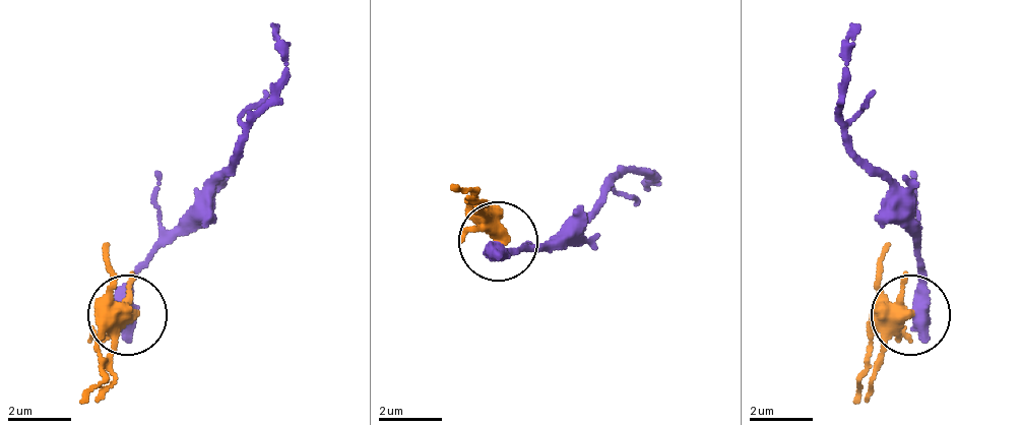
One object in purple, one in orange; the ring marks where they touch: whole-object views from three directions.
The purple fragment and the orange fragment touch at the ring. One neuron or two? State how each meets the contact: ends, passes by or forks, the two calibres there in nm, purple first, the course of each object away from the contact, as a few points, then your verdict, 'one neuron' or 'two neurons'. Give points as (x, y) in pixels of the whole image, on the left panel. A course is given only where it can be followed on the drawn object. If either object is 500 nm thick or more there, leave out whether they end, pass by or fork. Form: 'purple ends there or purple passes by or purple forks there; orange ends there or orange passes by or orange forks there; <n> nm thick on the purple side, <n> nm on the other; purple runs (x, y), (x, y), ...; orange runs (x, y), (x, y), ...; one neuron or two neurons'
600 nm thick on the purple side, 340 nm on the other; purple runs (125, 316), (133, 268), (189, 205), (245, 149), (284, 70), (268, 22); orange runs (125, 316), (102, 380), (77, 404); two neurons

